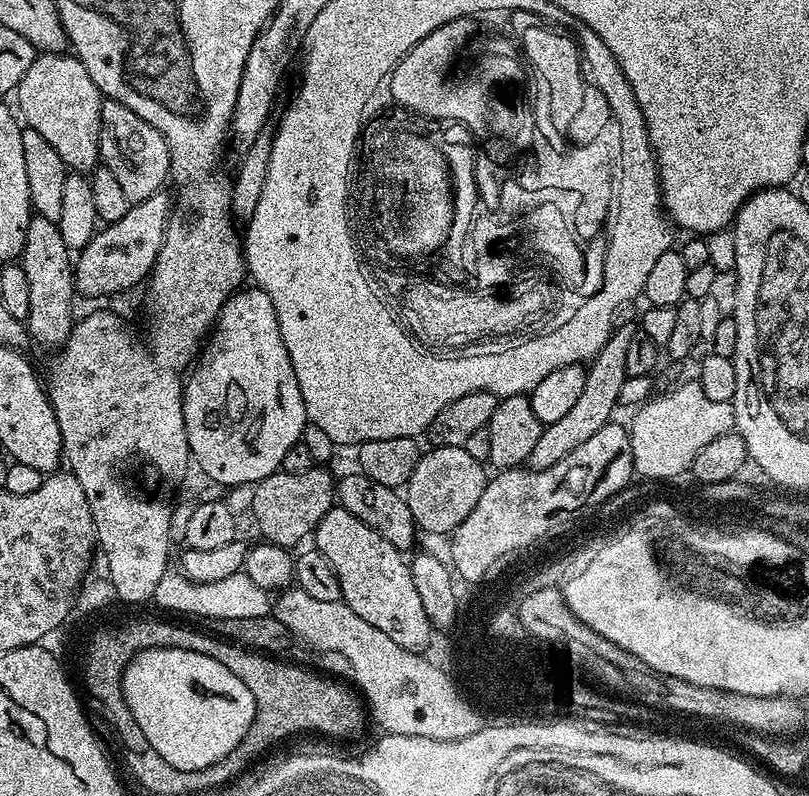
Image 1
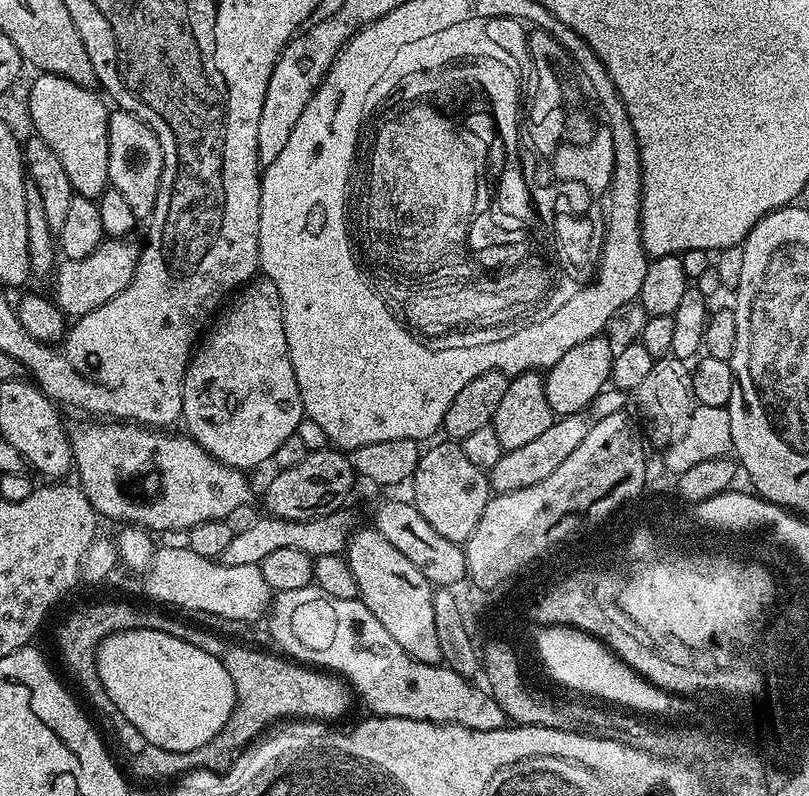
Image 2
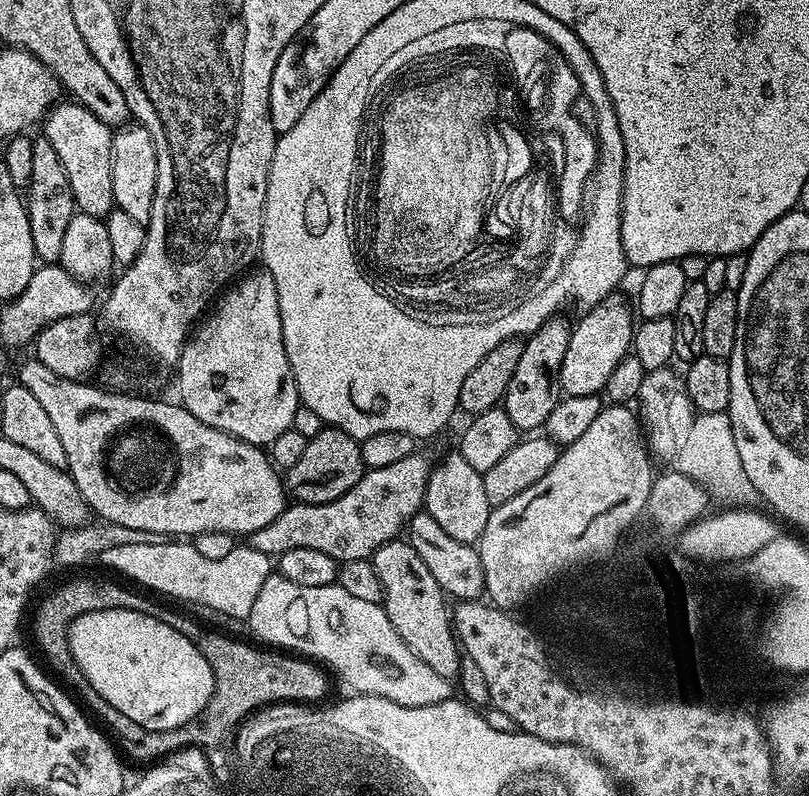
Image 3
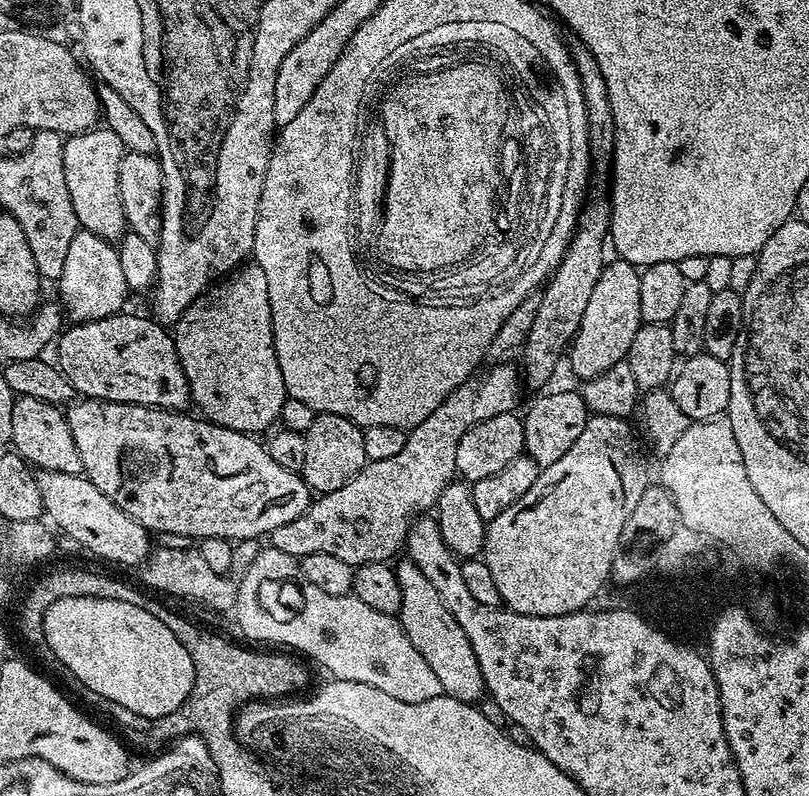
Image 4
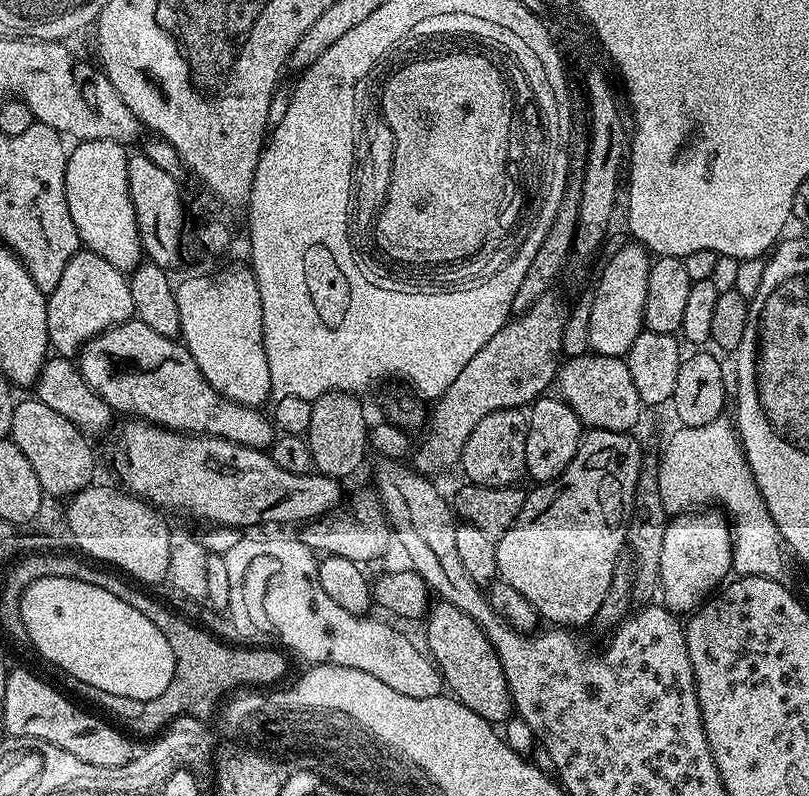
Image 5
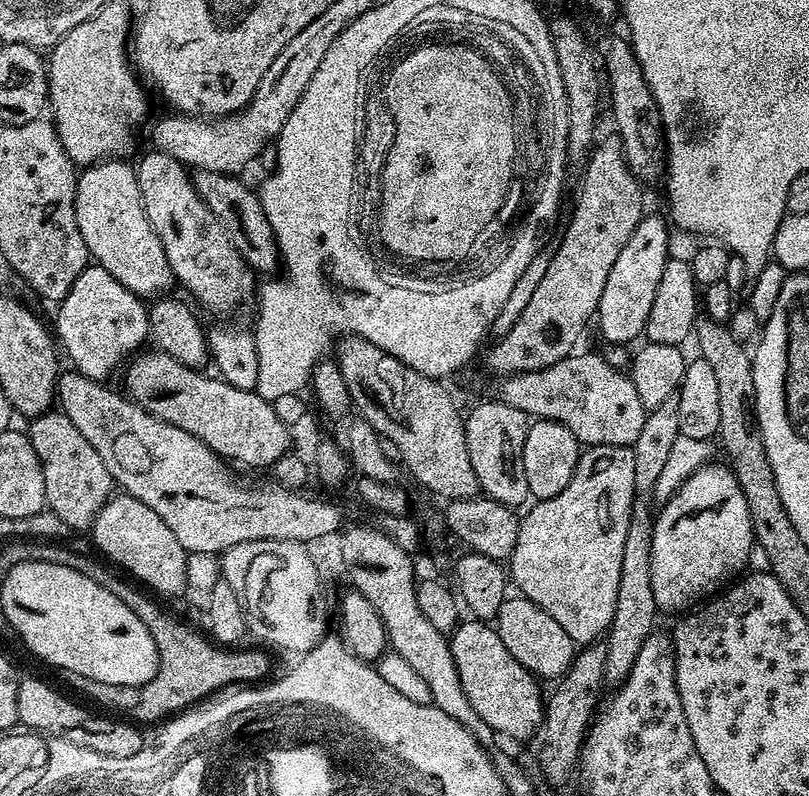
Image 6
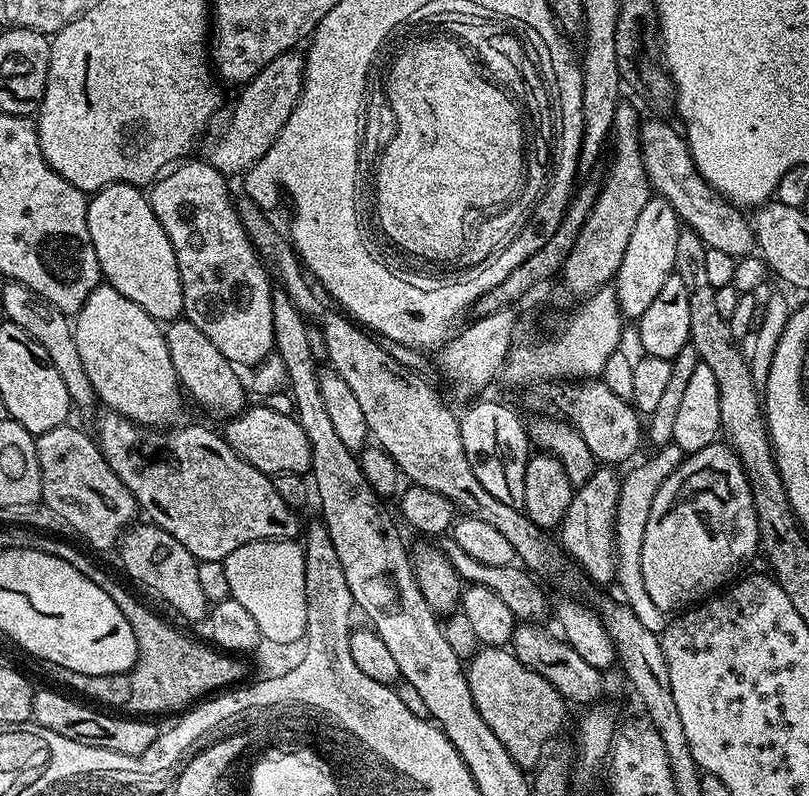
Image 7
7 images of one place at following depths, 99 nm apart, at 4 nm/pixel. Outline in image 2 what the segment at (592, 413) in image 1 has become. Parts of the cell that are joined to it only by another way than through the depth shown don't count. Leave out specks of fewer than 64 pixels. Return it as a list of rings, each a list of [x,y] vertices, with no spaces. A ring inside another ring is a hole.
[[[577,414],[575,416],[561,416],[553,419],[550,430],[543,432],[539,438],[534,438],[527,446],[518,446],[518,450],[504,451],[502,458],[494,462],[494,466],[487,469],[488,482],[493,493],[513,492],[514,490],[526,490],[526,486],[535,486],[550,478],[574,449],[580,445],[582,438],[586,438],[590,427],[587,415]]]

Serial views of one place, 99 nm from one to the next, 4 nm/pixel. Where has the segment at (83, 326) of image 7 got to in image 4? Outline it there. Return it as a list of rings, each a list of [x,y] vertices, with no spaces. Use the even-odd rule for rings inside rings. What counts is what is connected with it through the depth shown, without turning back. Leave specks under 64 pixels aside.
[[[78,230],[74,234],[74,242],[70,242],[58,288],[65,296],[65,300],[62,300],[63,311],[72,322],[101,320],[117,315],[123,309],[120,307],[123,306],[124,299],[129,299],[130,296],[126,278],[122,275],[119,251],[109,241],[98,238],[98,234],[83,230]]]

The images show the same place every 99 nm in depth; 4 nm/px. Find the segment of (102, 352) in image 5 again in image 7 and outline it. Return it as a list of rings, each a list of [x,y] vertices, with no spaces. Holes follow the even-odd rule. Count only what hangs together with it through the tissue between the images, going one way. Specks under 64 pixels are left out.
[[[266,406],[260,408],[245,407],[238,416],[231,417],[228,424],[222,428],[224,440],[238,453],[250,466],[258,470],[275,474],[278,472],[307,473],[312,467],[312,447],[302,430],[295,415],[277,414]]]

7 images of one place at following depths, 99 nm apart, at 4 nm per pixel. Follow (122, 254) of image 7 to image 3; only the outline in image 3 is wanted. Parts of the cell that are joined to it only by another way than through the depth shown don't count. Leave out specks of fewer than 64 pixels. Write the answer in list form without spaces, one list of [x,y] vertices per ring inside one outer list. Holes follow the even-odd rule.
[[[60,102],[42,121],[43,139],[54,146],[58,162],[66,170],[72,200],[77,209],[91,216],[105,217],[114,207],[112,198],[112,138],[113,129],[104,124],[90,110],[75,102]]]

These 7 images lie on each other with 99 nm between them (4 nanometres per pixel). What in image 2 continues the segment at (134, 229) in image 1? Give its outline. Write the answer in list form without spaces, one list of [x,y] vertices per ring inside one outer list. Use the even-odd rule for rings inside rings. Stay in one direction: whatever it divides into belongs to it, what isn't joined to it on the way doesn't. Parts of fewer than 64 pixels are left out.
[[[106,238],[86,258],[61,259],[55,265],[54,275],[51,277],[51,280],[53,279],[51,295],[60,311],[69,317],[79,318],[90,314],[90,310],[98,310],[102,302],[110,302],[114,294],[122,291],[130,282],[130,278],[134,278],[134,270],[138,266],[141,245],[137,241],[135,244],[134,241],[132,238],[123,240]]]

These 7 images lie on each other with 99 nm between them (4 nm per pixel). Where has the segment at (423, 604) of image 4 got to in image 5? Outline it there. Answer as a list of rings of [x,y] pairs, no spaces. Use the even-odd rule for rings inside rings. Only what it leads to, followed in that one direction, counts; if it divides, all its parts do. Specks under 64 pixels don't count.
[[[443,602],[431,605],[427,620],[428,629],[424,632],[425,638],[428,639],[426,652],[440,669],[440,679],[446,685],[447,691],[457,702],[474,710],[474,714],[478,714],[483,720],[497,722],[496,720],[506,719],[508,715],[511,717],[514,709],[508,683],[502,674],[502,666],[498,662],[496,652],[478,622],[462,614],[462,610],[452,604]]]

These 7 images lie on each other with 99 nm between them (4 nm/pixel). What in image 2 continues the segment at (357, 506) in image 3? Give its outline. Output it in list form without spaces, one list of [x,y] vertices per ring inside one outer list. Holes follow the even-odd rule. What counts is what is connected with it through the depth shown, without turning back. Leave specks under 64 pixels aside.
[[[348,510],[331,512],[325,516],[316,516],[313,520],[294,520],[264,514],[261,520],[246,525],[241,532],[240,529],[233,531],[230,546],[226,546],[222,560],[225,564],[238,566],[250,563],[260,565],[268,554],[286,547],[304,551],[313,558],[326,554],[338,556],[347,549],[348,541],[352,539],[354,529],[357,527],[355,524],[356,520],[348,513]]]

